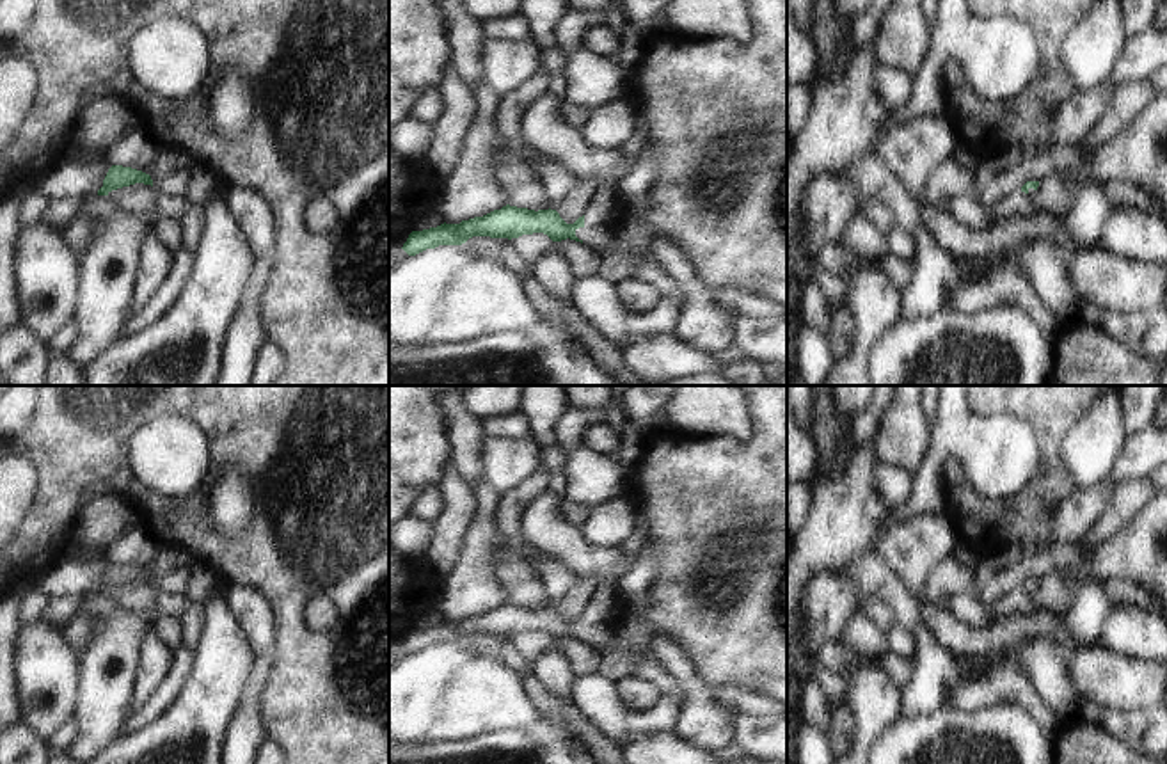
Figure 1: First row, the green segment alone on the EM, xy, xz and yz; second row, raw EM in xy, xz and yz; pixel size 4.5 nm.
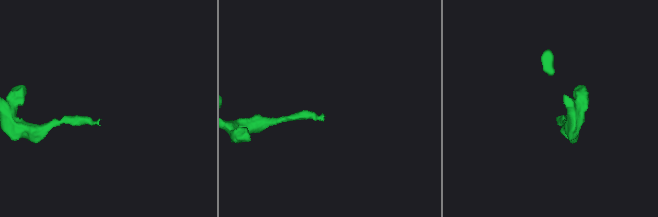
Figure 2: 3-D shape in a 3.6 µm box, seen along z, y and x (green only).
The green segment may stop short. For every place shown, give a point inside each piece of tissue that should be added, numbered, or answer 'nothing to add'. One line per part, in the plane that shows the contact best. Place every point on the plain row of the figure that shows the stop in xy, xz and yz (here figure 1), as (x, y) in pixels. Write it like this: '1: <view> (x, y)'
nothing to add

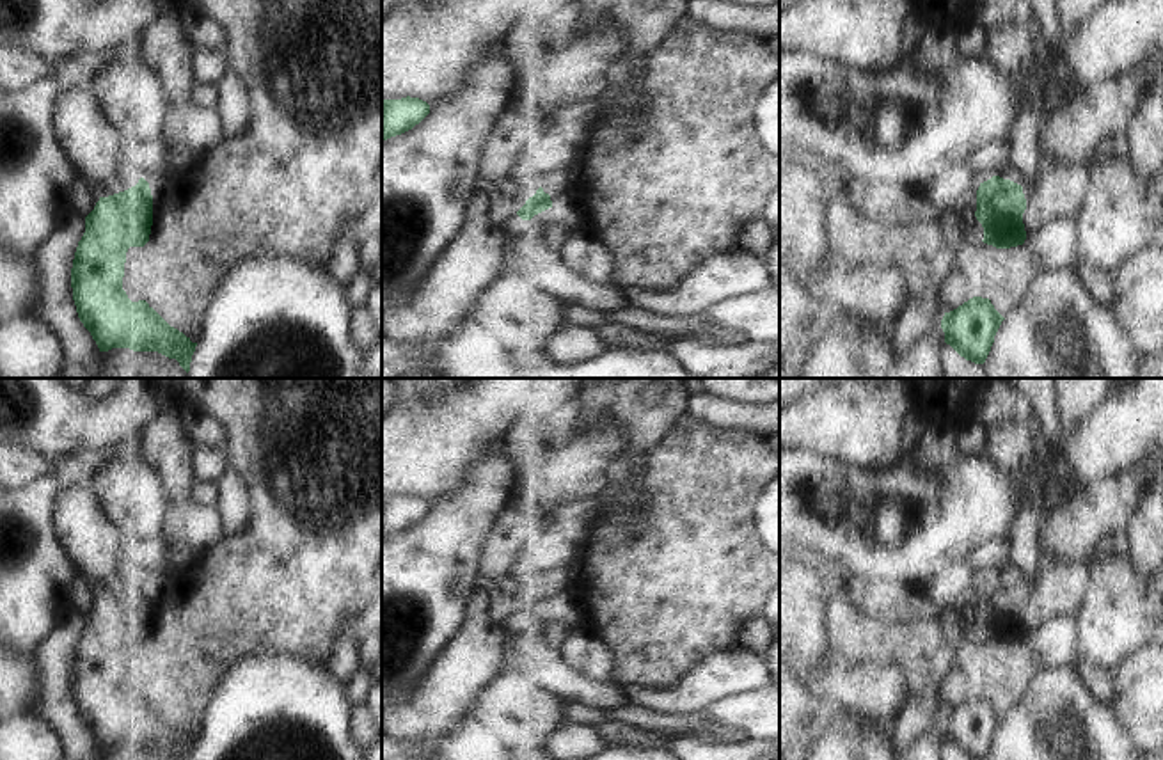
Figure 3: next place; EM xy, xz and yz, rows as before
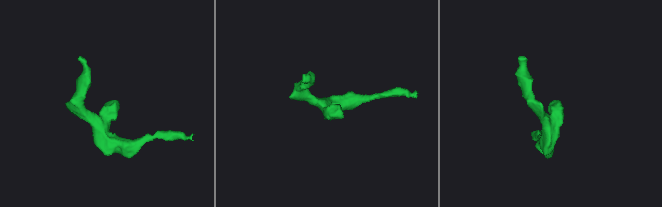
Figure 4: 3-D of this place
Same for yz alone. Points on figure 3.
1: yz (1016, 558)

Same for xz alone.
1: xz (551, 620)

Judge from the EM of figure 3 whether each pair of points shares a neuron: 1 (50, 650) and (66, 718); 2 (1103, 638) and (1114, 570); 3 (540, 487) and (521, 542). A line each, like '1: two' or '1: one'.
1: one
2: one
3: one

